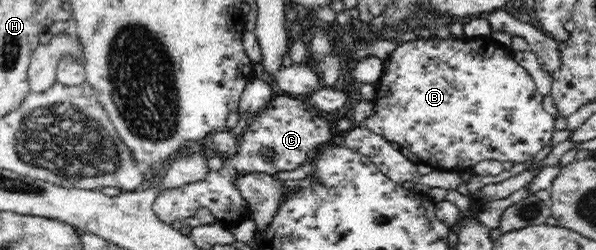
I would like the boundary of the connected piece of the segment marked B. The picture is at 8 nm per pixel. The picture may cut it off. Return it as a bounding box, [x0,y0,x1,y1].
[362,35,557,172]

